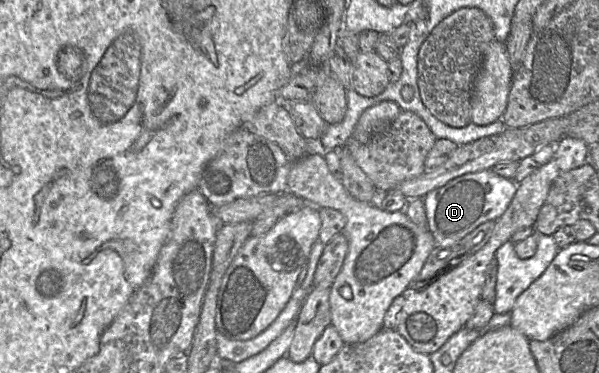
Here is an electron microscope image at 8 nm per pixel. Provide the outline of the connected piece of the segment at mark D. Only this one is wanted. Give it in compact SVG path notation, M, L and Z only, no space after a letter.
M492 169L467 173L434 189L423 201L428 220L428 229L437 246L451 246L471 233L478 226L501 217L517 191L518 183L501 177Z

